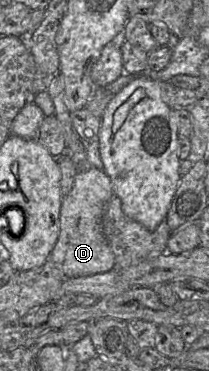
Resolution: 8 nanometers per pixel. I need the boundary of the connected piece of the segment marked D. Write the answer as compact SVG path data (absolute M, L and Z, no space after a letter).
M81 167L70 192L63 197L60 208L60 233L49 260L67 277L109 272L115 268L114 254L102 229L102 217L114 192L104 170Z

